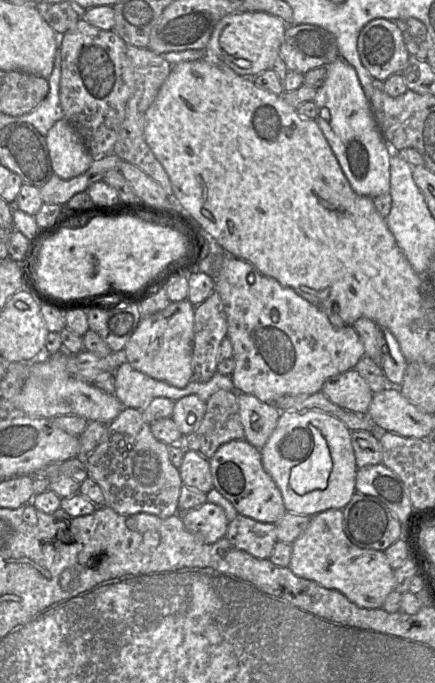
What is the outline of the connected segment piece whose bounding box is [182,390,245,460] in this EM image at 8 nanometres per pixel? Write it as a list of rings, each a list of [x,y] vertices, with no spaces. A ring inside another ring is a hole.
[[[219,390],[206,401],[206,412],[200,426],[184,437],[182,446],[210,460],[223,444],[244,437],[237,394]]]

